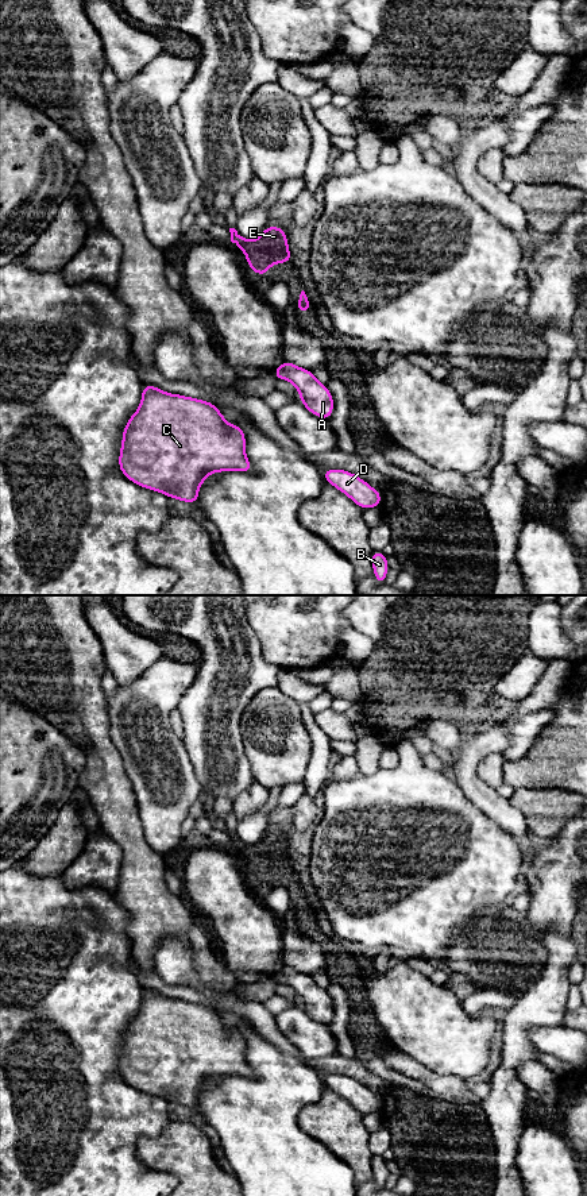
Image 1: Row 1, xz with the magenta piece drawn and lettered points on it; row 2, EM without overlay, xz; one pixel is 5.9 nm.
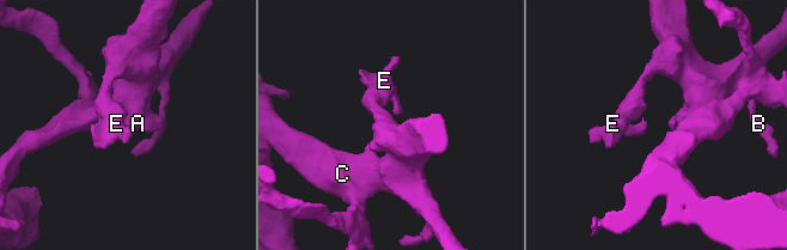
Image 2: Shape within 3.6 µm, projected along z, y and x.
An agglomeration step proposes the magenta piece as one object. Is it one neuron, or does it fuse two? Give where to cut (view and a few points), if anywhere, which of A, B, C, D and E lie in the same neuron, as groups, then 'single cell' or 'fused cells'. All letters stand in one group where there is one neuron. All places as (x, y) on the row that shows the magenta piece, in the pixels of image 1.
cut xz (288, 249), (273, 249), (267, 254), (269, 262); groups A B C D / E; fused cells

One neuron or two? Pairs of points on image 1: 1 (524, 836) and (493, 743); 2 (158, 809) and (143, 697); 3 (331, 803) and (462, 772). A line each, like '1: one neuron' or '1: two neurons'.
1: one neuron
2: one neuron
3: two neurons

